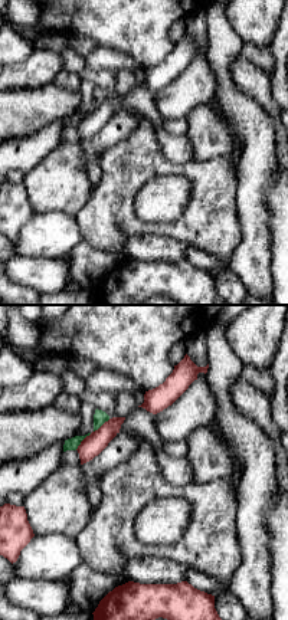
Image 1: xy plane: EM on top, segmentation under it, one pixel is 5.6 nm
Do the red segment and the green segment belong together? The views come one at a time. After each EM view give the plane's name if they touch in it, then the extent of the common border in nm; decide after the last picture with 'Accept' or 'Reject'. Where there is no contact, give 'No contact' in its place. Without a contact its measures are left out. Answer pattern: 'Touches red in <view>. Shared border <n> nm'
Touches red in xy. Shared border 130 nm

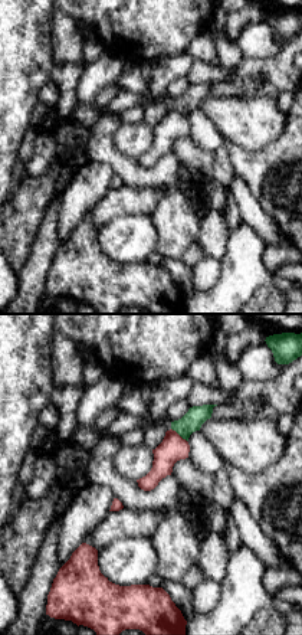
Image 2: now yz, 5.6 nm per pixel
Touches red in yz. Shared border 120 nm

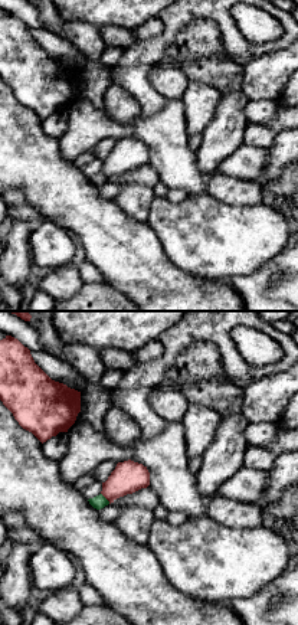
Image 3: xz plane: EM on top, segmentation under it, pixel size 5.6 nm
Touches red in xz. Shared border 80 nm

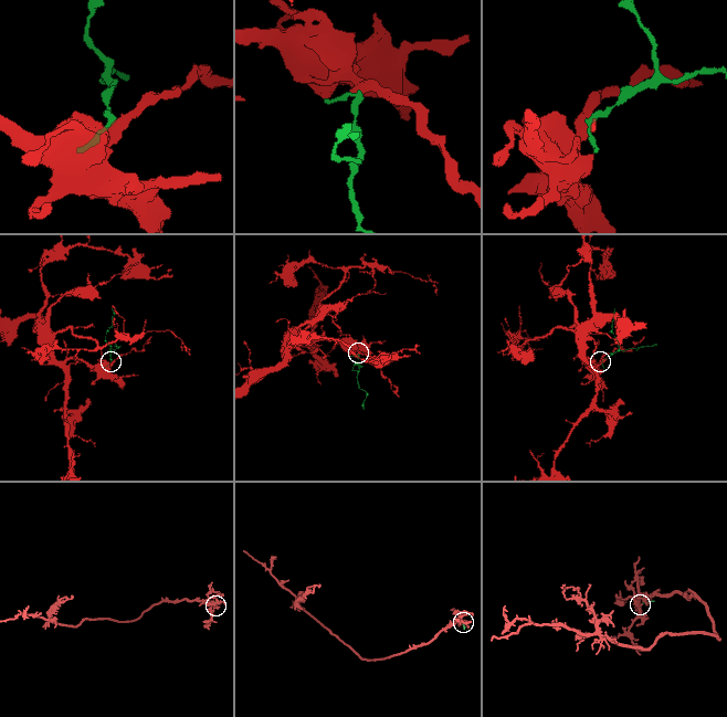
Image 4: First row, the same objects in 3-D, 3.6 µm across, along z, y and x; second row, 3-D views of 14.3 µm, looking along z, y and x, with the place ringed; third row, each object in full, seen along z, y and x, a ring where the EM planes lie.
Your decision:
Reject

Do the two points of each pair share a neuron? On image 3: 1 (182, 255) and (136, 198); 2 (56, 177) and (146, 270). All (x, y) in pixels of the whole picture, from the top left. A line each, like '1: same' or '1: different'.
1: different
2: same

